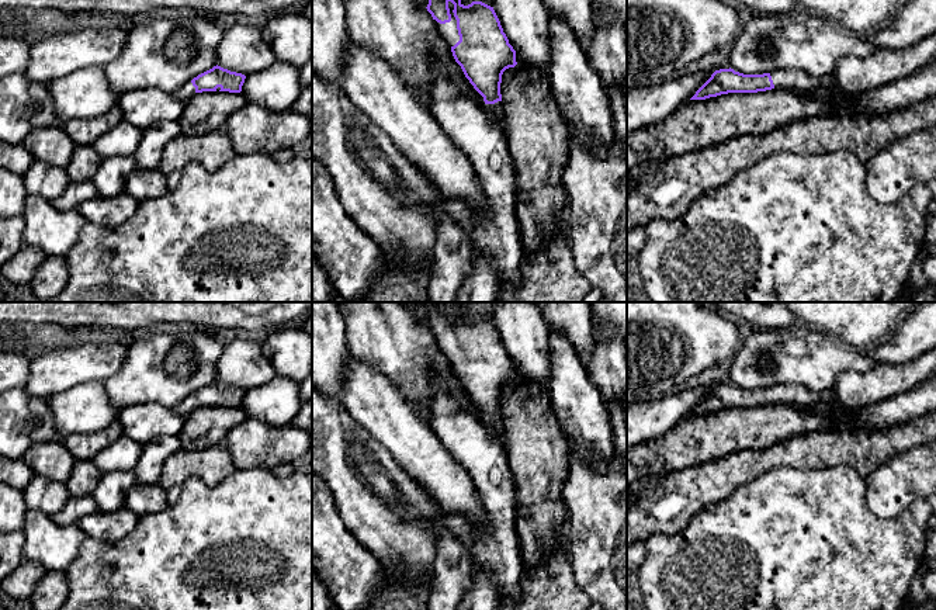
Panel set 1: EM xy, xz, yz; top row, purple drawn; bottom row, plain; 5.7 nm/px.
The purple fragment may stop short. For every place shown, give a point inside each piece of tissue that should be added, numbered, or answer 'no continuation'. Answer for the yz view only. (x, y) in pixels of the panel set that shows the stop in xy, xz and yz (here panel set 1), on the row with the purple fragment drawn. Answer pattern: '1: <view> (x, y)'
1: yz (794, 79)

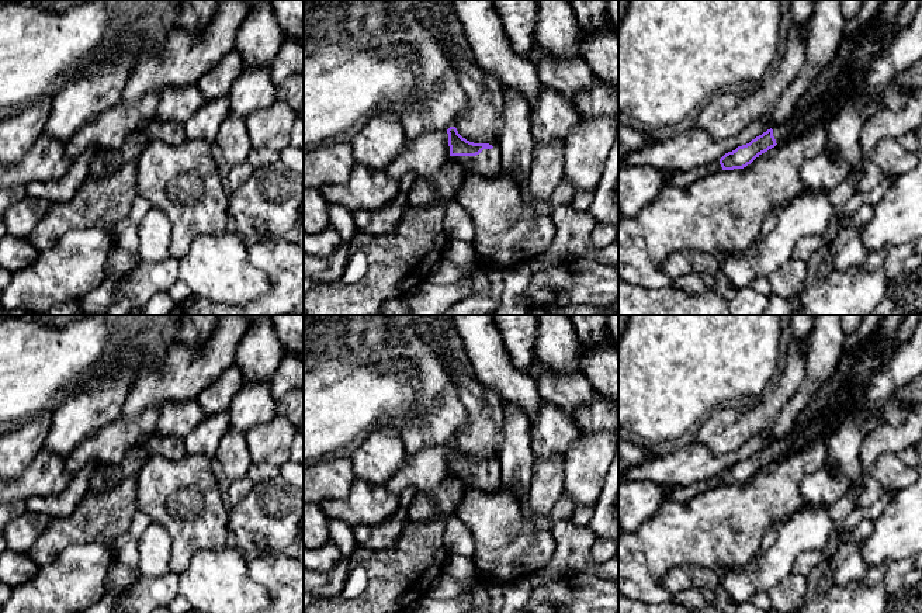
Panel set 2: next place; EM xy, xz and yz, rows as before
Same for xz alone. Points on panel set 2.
1: xz (488, 162)

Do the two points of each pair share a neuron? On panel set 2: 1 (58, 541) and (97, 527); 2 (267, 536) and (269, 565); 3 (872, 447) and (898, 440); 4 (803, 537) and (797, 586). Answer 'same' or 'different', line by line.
1: same
2: different
3: same
4: different

